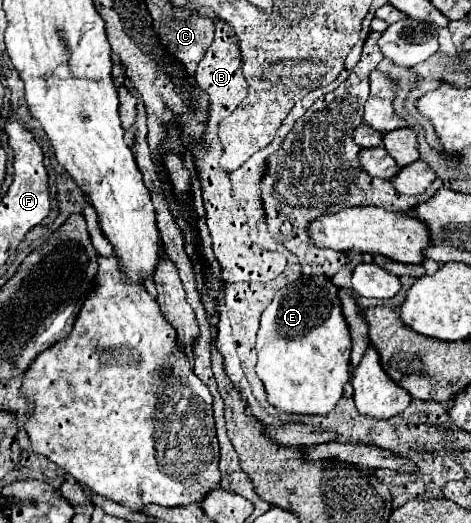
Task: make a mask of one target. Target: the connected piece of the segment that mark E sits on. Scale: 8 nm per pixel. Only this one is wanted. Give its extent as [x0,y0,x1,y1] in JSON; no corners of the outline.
[256,276,350,416]

